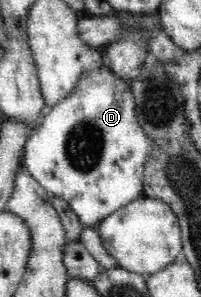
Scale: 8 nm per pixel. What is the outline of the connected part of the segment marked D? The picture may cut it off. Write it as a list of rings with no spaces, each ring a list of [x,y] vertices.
[[[106,61],[83,76],[69,97],[52,106],[42,125],[34,129],[27,140],[22,157],[23,170],[30,172],[53,197],[66,201],[79,215],[84,227],[96,226],[114,211],[142,196],[144,166],[155,145],[137,122],[135,110],[132,81],[126,82],[114,75]]]

